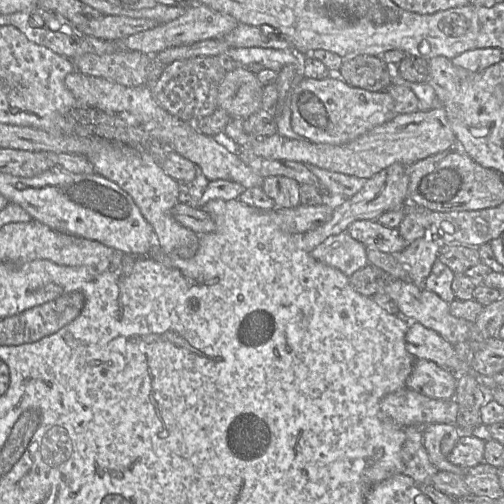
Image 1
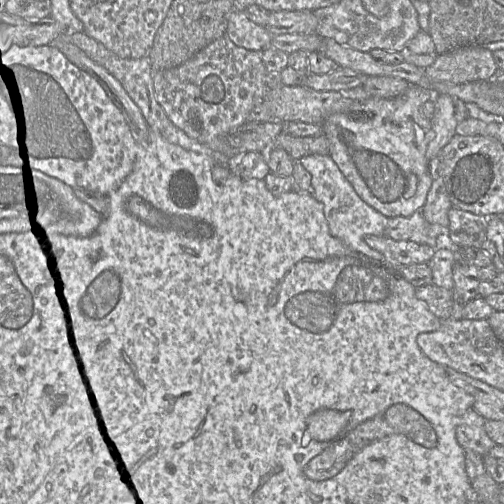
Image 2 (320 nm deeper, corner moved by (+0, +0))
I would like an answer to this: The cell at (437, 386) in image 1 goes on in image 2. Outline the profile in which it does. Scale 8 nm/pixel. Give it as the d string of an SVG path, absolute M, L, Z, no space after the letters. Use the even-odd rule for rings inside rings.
M474 408L468 409L459 418L456 438L464 450L472 450L484 456L496 445L486 433L485 421Z

